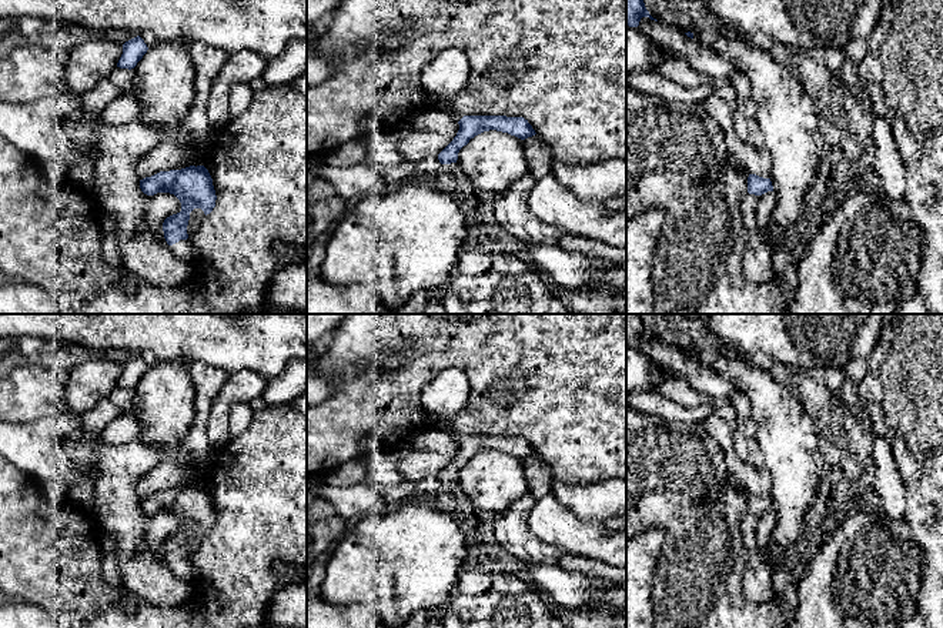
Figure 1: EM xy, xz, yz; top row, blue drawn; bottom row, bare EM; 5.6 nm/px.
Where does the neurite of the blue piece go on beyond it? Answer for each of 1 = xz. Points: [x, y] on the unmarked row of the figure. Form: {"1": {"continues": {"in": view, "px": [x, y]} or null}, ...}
{"1": {"continues": {"in": "xz", "px": [447, 394]}}}

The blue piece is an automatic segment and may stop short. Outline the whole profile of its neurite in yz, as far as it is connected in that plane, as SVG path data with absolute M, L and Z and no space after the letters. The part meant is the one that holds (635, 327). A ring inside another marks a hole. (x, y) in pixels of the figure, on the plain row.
M626 314L626 345L638 347L642 337L653 338L645 327L645 314Z

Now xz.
M459 370L441 373L421 394L421 407L434 418L434 430L448 432L459 444L454 460L438 474L441 484L457 482L459 470L484 451L496 450L521 460L536 454L524 437L462 435L451 430L448 424L458 417L468 398L468 378Z

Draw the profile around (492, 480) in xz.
M496 450L471 458L457 482L476 508L495 515L528 494L524 460Z

